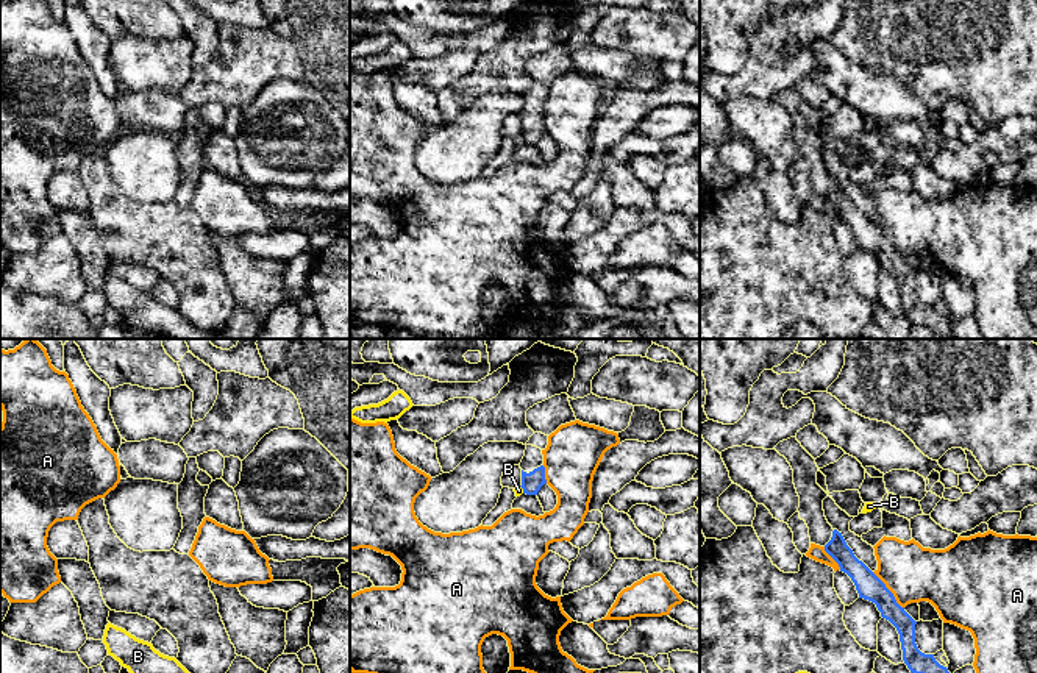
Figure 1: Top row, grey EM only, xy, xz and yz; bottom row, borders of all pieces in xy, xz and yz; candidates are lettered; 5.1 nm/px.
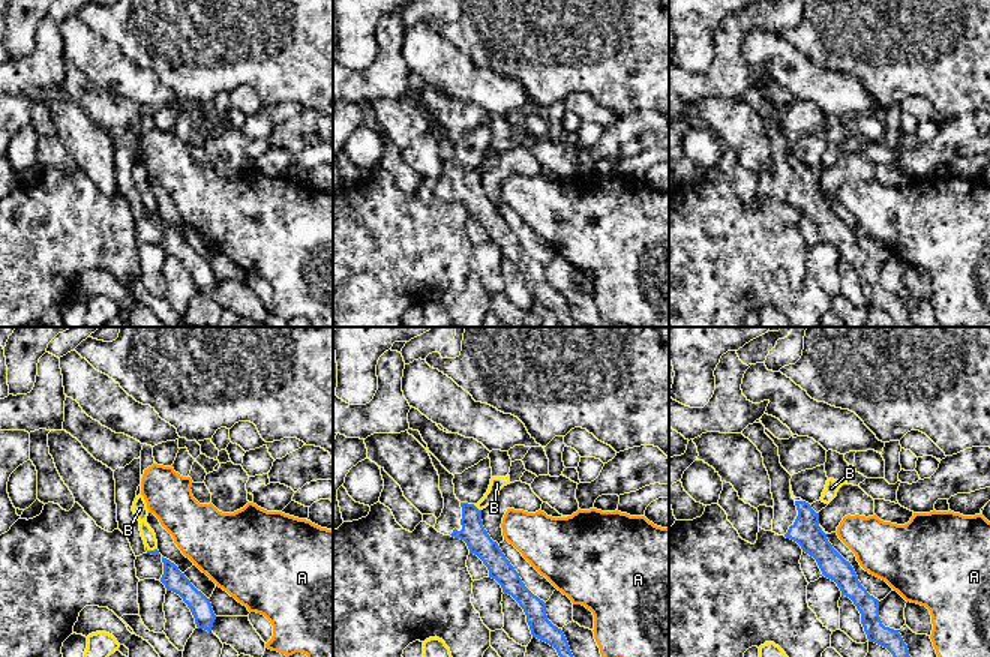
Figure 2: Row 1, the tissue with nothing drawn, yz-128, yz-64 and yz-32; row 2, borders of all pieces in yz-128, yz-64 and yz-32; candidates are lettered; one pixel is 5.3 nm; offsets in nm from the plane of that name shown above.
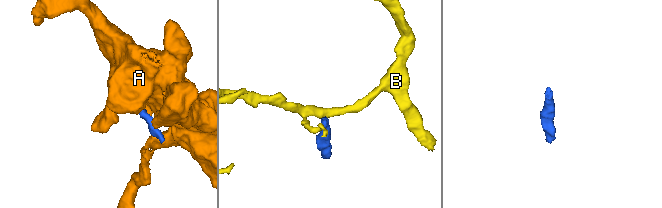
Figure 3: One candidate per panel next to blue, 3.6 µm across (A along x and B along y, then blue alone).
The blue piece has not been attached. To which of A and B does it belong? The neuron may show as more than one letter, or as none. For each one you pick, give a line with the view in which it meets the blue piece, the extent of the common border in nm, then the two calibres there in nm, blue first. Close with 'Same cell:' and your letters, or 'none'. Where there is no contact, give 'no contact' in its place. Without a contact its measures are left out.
Same cell: none

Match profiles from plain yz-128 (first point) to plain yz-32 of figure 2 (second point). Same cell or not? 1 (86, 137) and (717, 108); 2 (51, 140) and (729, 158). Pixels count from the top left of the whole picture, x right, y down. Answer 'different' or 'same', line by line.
1: same
2: same

